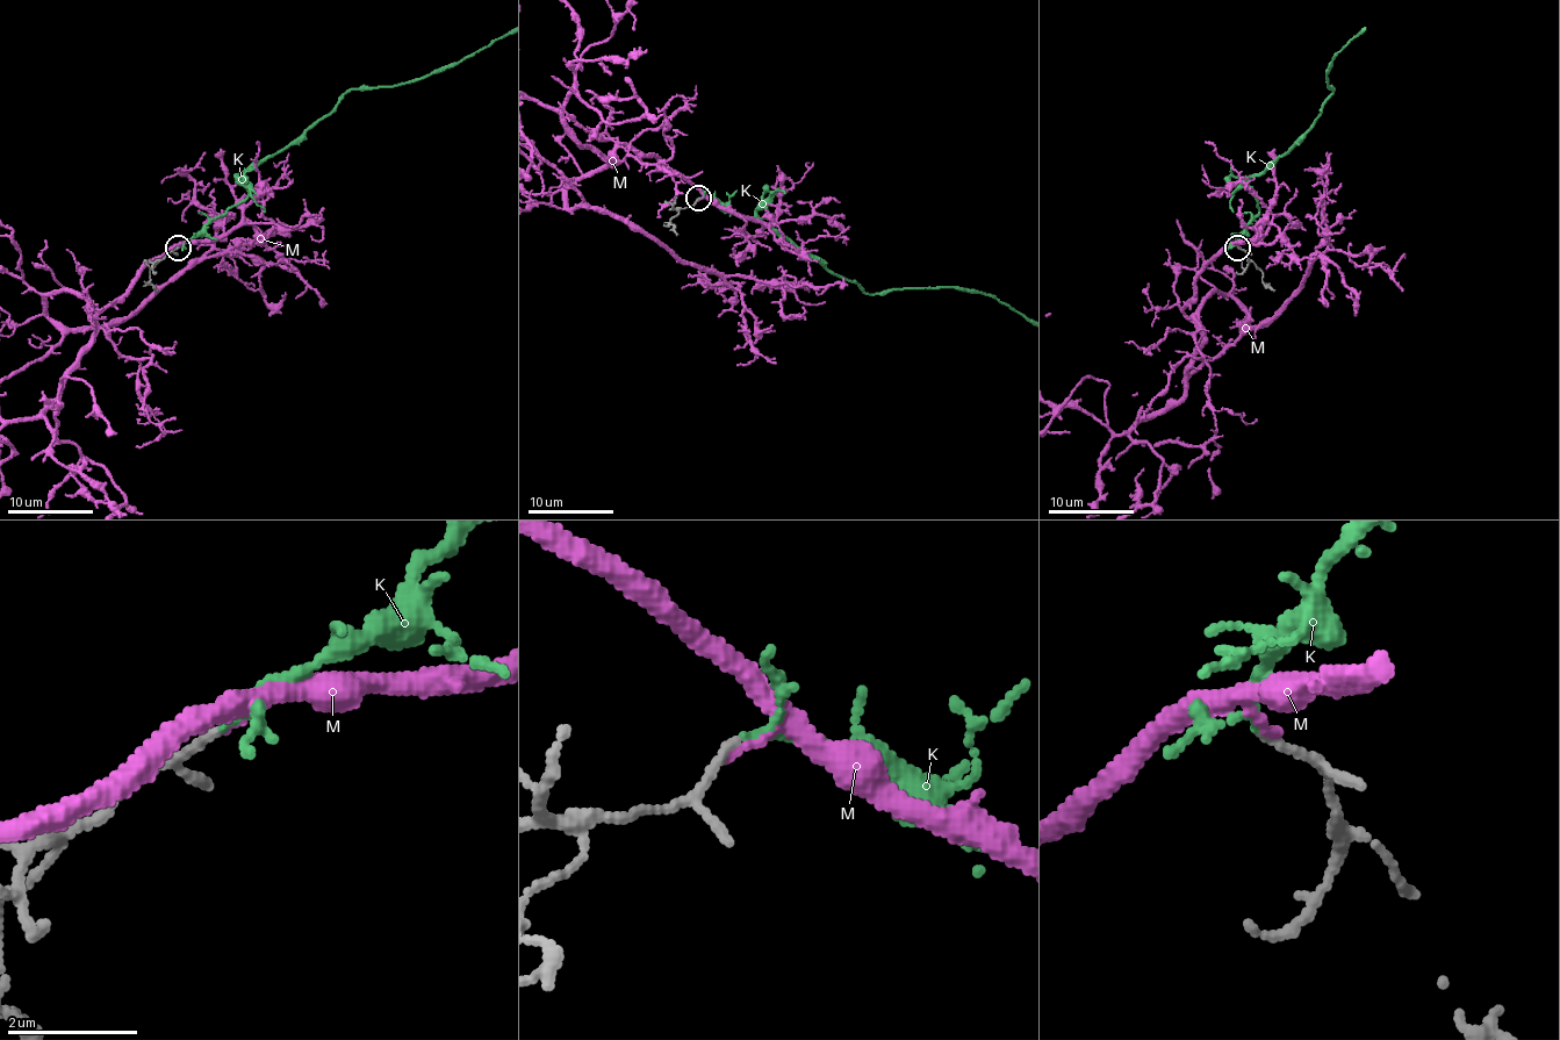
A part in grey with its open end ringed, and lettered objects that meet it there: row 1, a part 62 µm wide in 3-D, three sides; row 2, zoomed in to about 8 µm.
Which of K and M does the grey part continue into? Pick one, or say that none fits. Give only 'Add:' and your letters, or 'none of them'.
Add: K

